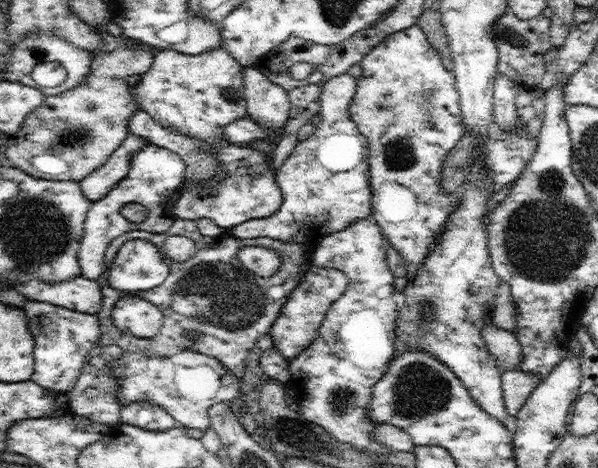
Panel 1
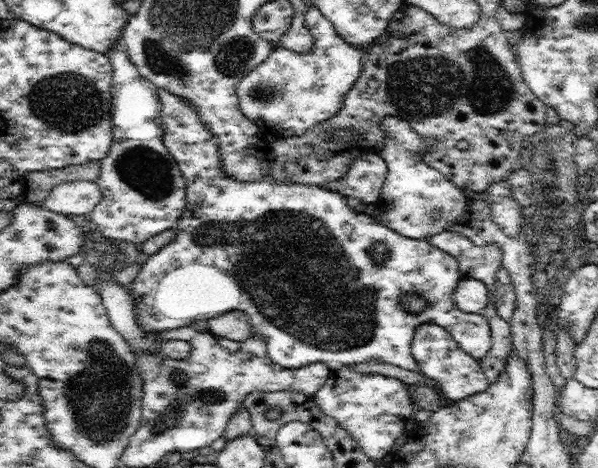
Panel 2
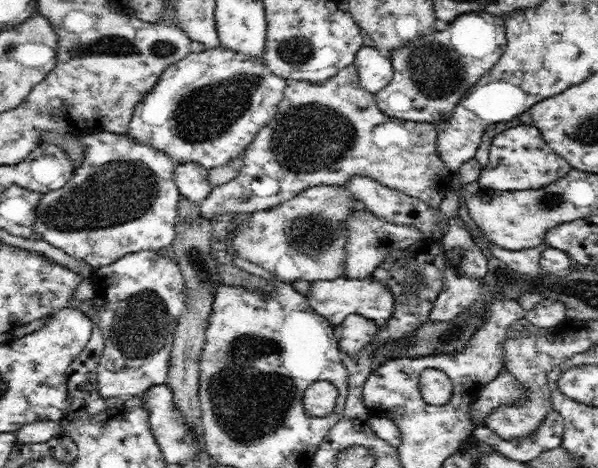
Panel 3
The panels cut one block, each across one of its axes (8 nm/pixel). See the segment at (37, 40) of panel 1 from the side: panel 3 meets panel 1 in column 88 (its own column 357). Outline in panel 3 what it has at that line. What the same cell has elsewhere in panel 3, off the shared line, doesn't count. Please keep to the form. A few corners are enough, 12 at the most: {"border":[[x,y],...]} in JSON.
{"border":[[362,46],[352,67],[374,96],[393,80],[391,56]]}

